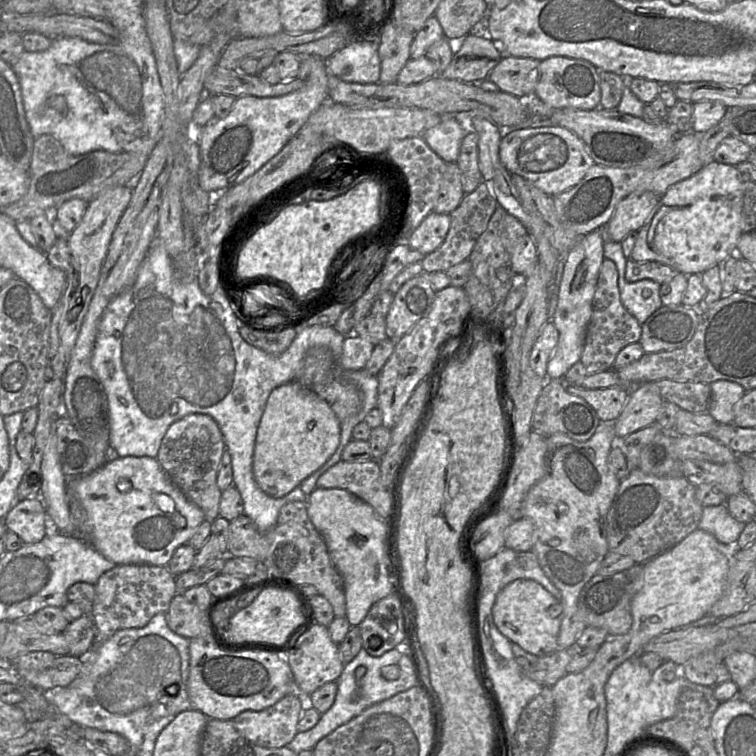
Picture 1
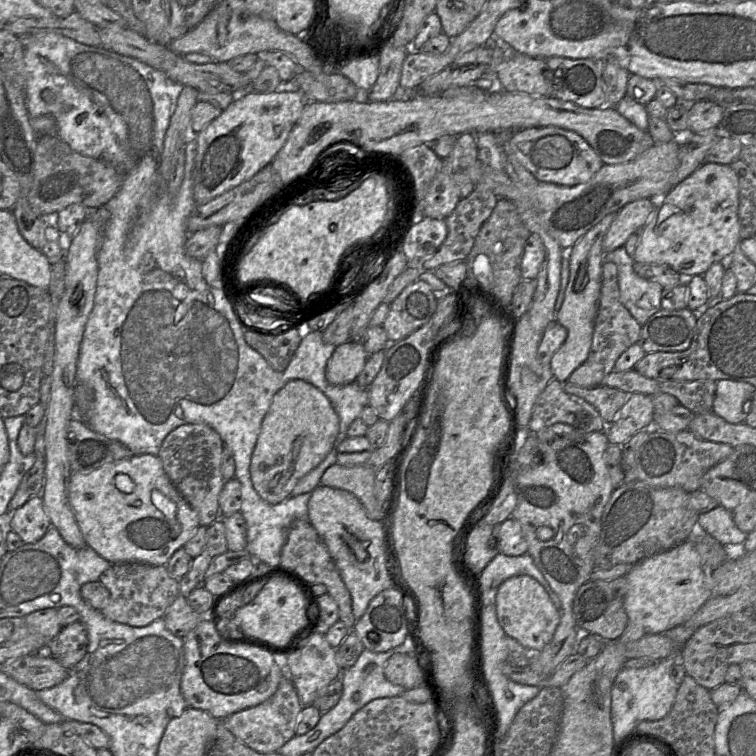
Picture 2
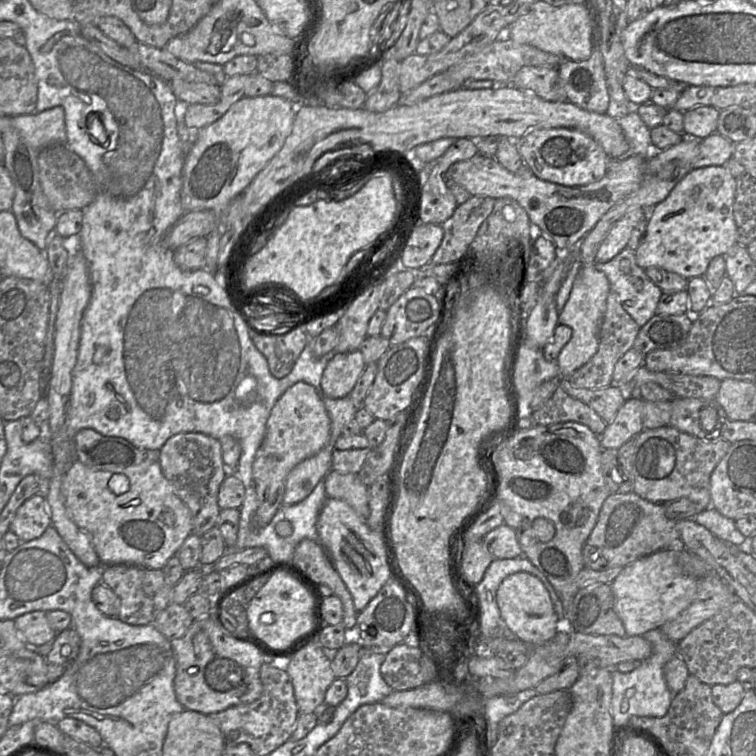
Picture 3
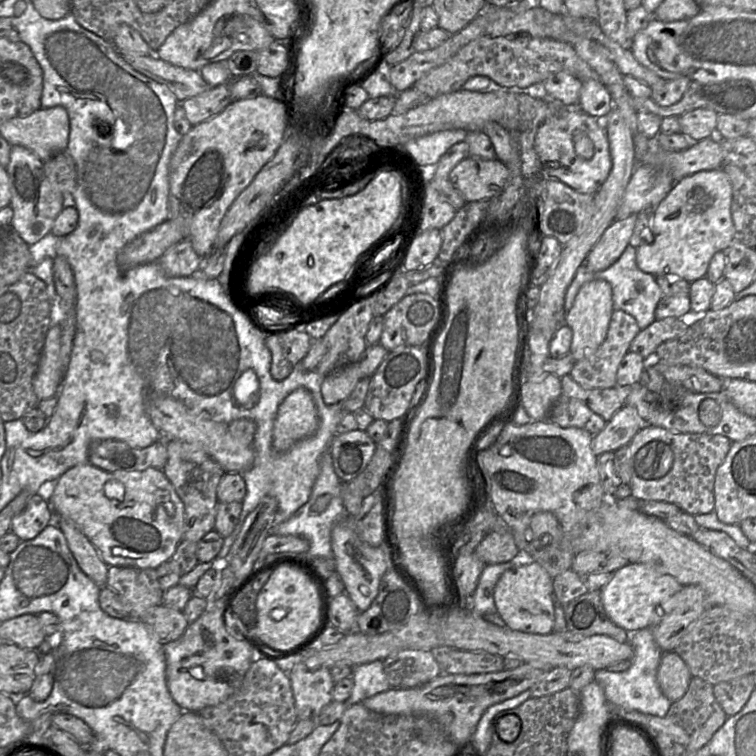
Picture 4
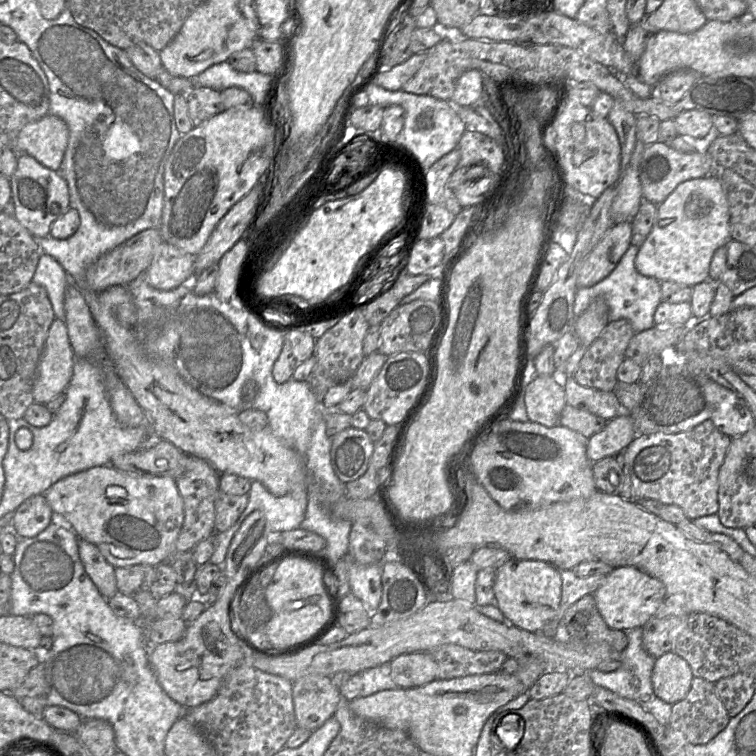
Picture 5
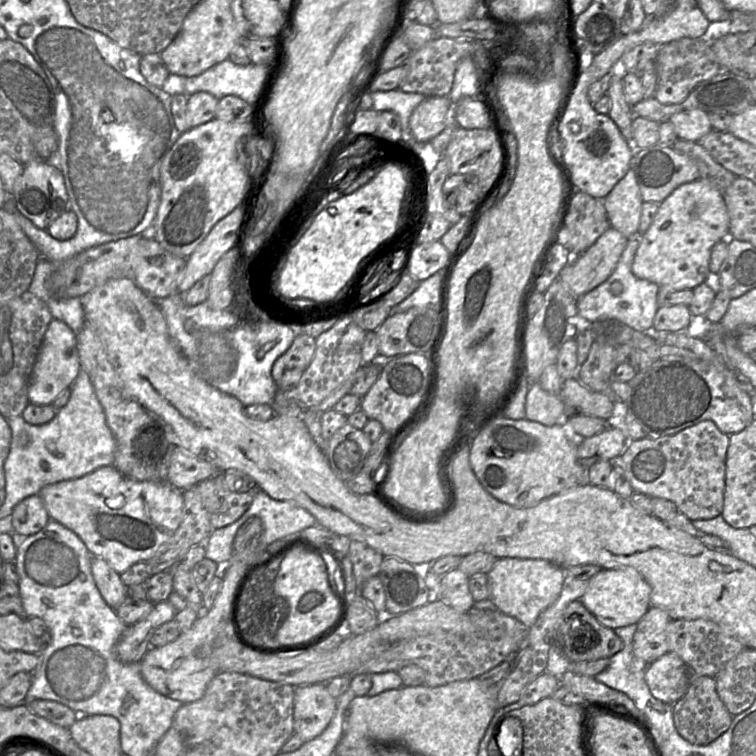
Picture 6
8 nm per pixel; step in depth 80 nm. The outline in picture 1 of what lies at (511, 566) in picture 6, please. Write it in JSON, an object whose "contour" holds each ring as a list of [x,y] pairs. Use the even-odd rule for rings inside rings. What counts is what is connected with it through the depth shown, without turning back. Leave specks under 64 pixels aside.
{"contour":[[[522,578],[507,584],[496,596],[492,615],[502,635],[525,651],[538,658],[557,651],[563,604],[536,581]]]}

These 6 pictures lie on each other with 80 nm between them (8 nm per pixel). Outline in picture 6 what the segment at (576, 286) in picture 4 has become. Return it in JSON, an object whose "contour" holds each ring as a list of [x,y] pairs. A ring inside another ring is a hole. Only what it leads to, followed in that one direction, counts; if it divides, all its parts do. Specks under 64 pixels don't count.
{"contour":[[[638,236],[629,238],[628,244],[611,276],[602,284],[577,298],[578,316],[583,324],[593,324],[607,319],[619,320],[640,332],[653,330],[658,310],[660,287],[651,281],[640,279],[632,272],[632,263],[640,245]]]}

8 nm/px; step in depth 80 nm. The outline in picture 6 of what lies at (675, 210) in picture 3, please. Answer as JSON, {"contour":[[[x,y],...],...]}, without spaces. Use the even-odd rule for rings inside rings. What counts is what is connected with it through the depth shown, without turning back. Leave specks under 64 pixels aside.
{"contour":[[[701,179],[682,184],[659,204],[649,229],[643,235],[638,235],[640,245],[632,263],[632,272],[636,277],[656,283],[659,287],[694,289],[704,282],[711,281],[711,250],[717,242],[727,239],[728,236],[729,215],[723,192]]]}

